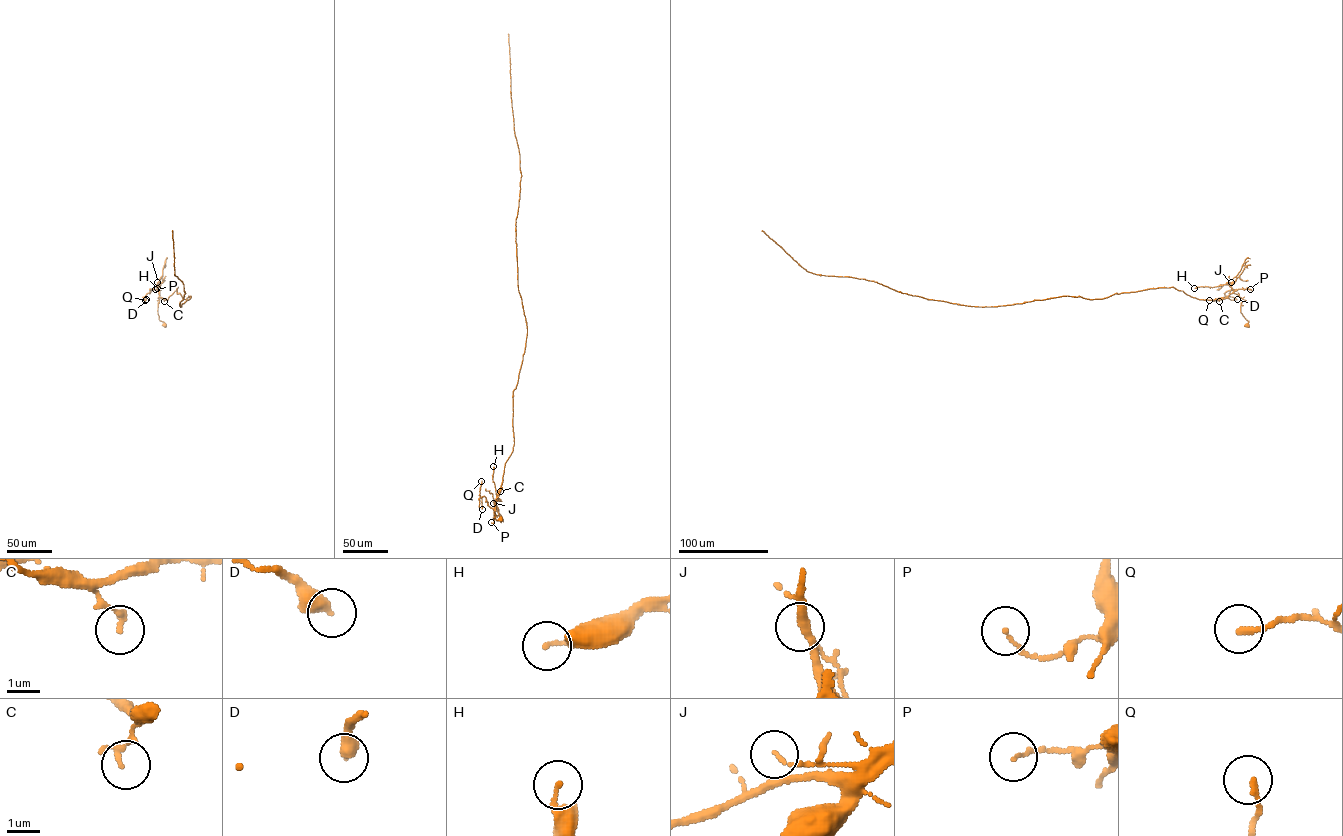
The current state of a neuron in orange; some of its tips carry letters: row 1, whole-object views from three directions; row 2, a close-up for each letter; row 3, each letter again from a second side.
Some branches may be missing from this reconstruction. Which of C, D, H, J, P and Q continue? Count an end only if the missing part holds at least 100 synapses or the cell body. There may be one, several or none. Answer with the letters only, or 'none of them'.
none of them

